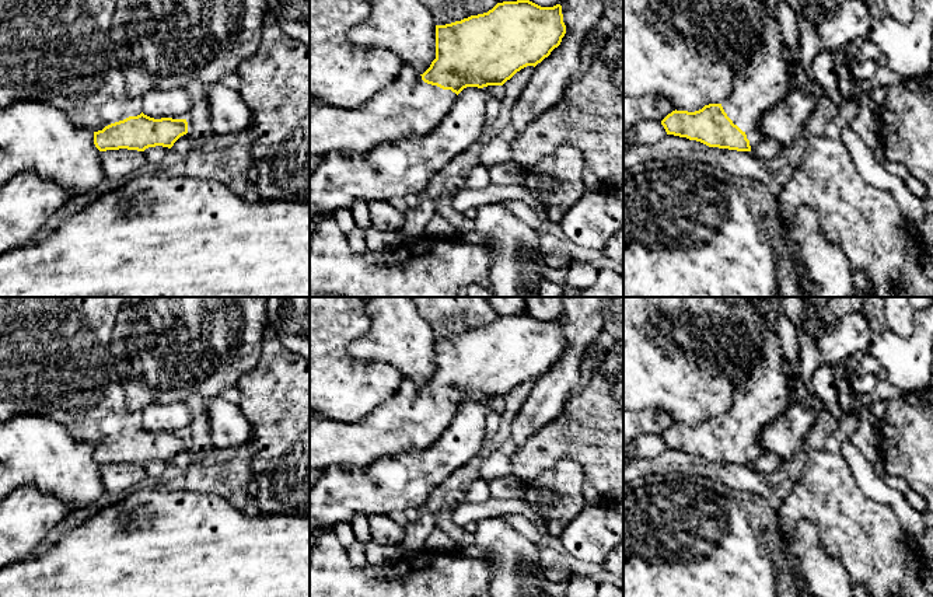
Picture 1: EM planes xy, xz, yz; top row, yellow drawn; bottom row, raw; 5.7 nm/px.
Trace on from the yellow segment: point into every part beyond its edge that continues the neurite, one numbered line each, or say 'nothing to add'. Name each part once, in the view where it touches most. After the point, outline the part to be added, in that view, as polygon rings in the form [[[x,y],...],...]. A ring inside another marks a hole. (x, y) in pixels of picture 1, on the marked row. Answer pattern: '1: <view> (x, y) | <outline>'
1: xy (60, 52) | [[[0,0],[0,108],[18,101],[46,102],[64,111],[77,128],[91,132],[141,114],[141,98],[126,92],[111,38],[116,0]]]

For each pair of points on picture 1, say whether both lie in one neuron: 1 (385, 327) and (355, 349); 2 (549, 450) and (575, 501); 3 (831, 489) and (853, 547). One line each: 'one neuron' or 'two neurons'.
1: one neuron
2: two neurons
3: one neuron

